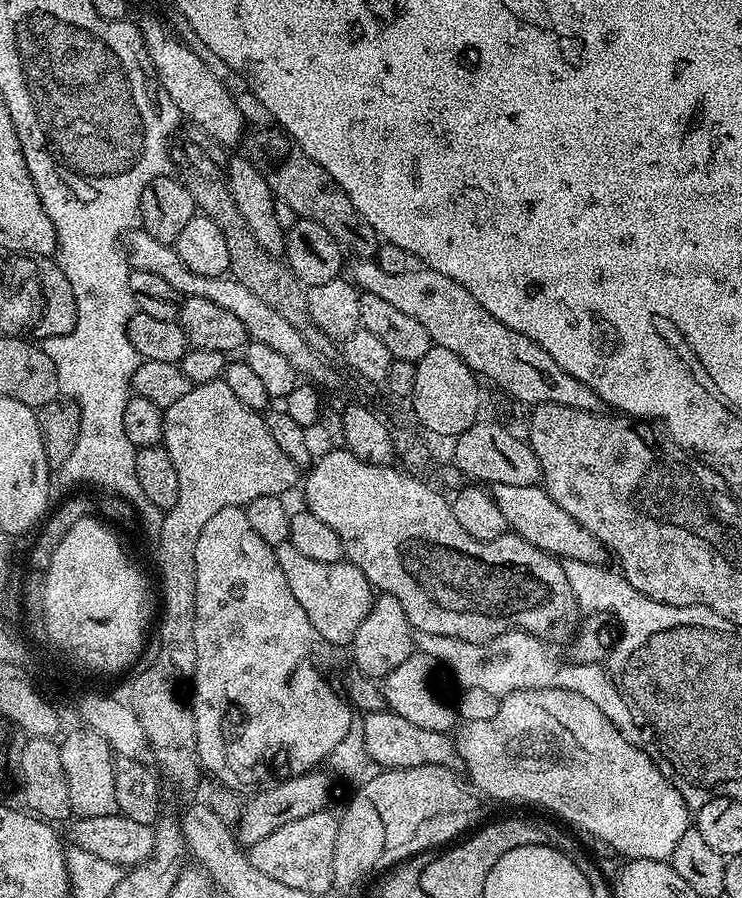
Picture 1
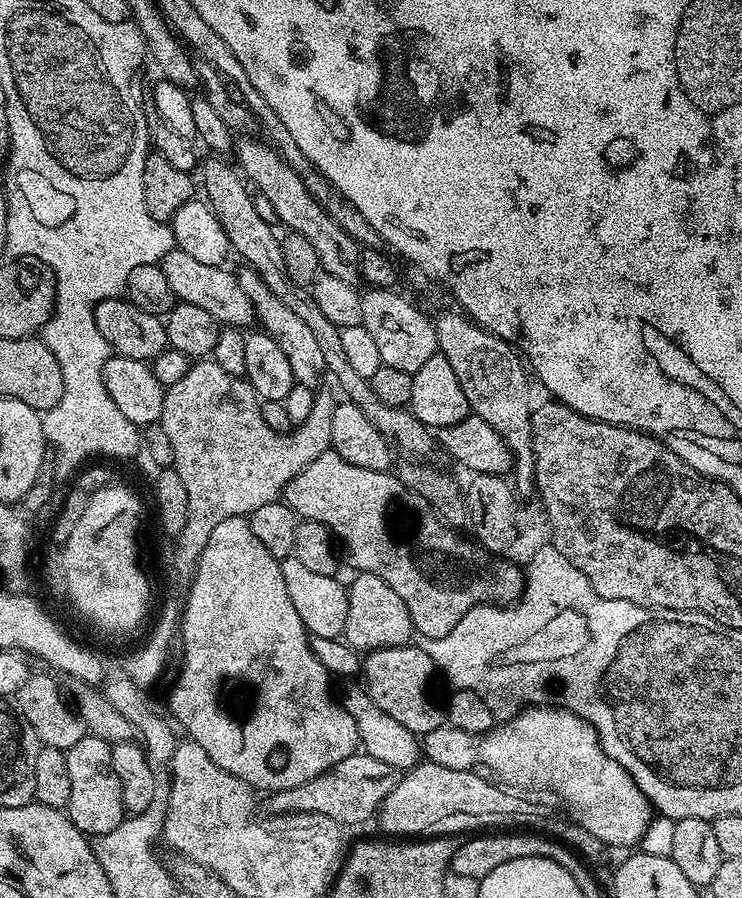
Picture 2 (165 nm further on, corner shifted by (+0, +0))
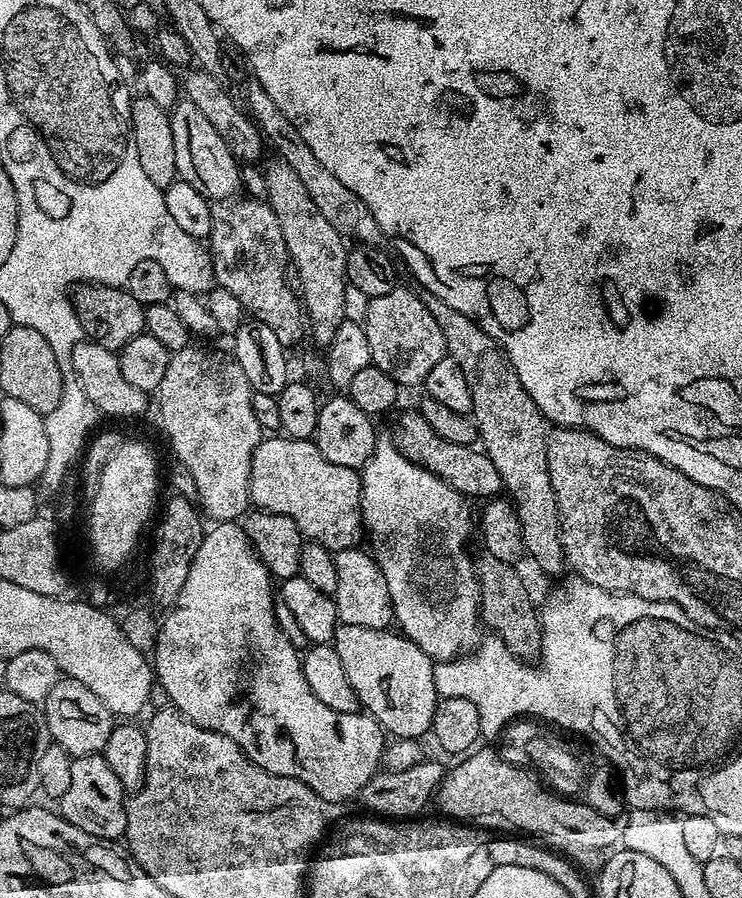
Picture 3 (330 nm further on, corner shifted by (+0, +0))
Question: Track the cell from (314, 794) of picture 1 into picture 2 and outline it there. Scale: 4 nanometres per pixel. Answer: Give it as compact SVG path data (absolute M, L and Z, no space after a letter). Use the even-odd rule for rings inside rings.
M353 754L338 762L328 771L302 782L302 786L294 786L279 792L280 800L292 800L292 812L309 812L310 814L326 814L326 818L334 818L334 822L351 826L360 824L377 815L380 803L390 794L397 782L393 769L378 762L378 758L370 758L363 754Z

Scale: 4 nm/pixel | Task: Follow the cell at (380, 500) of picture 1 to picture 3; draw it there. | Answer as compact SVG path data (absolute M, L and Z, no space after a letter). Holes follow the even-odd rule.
M272 434L264 439L257 443L252 455L249 501L261 512L273 512L290 518L294 526L298 526L301 536L311 543L326 546L333 554L344 548L357 547L362 537L359 471L326 462L326 458L322 458L322 450L318 450L312 440L295 440L283 434Z

